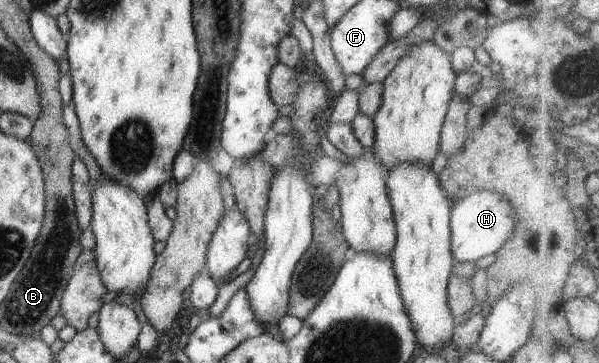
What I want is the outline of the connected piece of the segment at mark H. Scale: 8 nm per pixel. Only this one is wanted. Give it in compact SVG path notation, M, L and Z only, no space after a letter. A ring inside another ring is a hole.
M479 190L460 198L449 211L450 251L456 262L476 261L495 251L509 238L517 221L512 204L494 190Z

